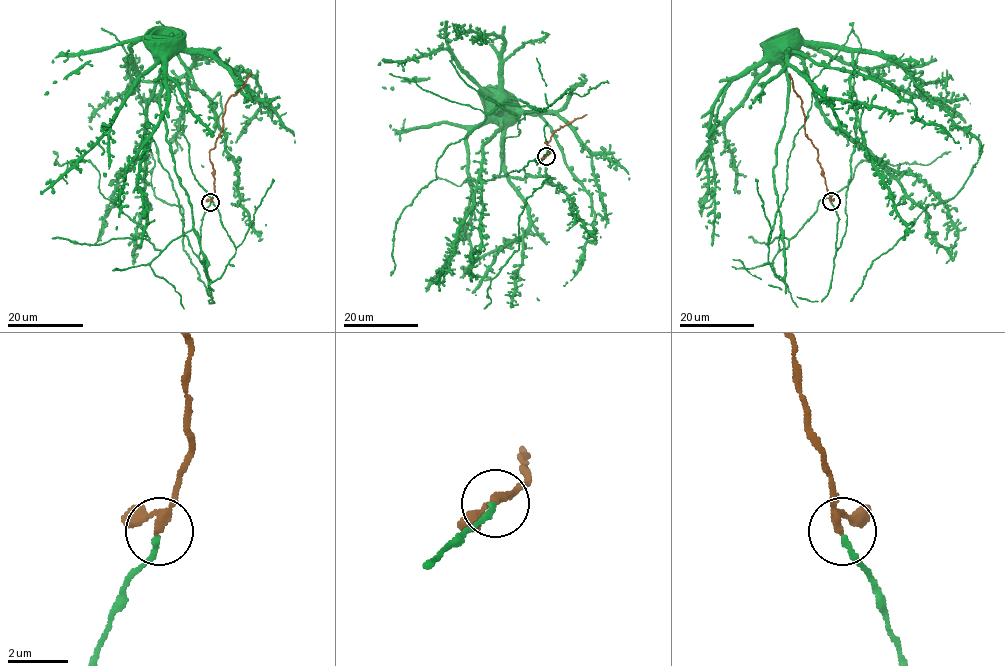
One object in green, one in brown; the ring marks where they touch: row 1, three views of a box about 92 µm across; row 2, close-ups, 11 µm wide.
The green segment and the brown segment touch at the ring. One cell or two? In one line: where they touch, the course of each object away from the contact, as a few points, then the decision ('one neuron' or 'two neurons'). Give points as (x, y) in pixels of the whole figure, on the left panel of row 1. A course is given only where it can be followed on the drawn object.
place (210, 202); course green (211, 202), (197, 256), (129, 73), (148, 40), (193, 228), (156, 249), (90, 161), (53, 151); course brown (211, 202), (214, 177), (209, 152), (220, 133), (227, 100), (241, 88), (251, 72); one neuron

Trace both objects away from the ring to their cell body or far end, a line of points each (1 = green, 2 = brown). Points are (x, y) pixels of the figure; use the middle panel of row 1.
1: (546, 155), (466, 179), (467, 136), (511, 99), (528, 105), (486, 113), (397, 221), (390, 276)
2: (546, 155), (550, 150), (544, 142), (555, 130), (586, 114)

